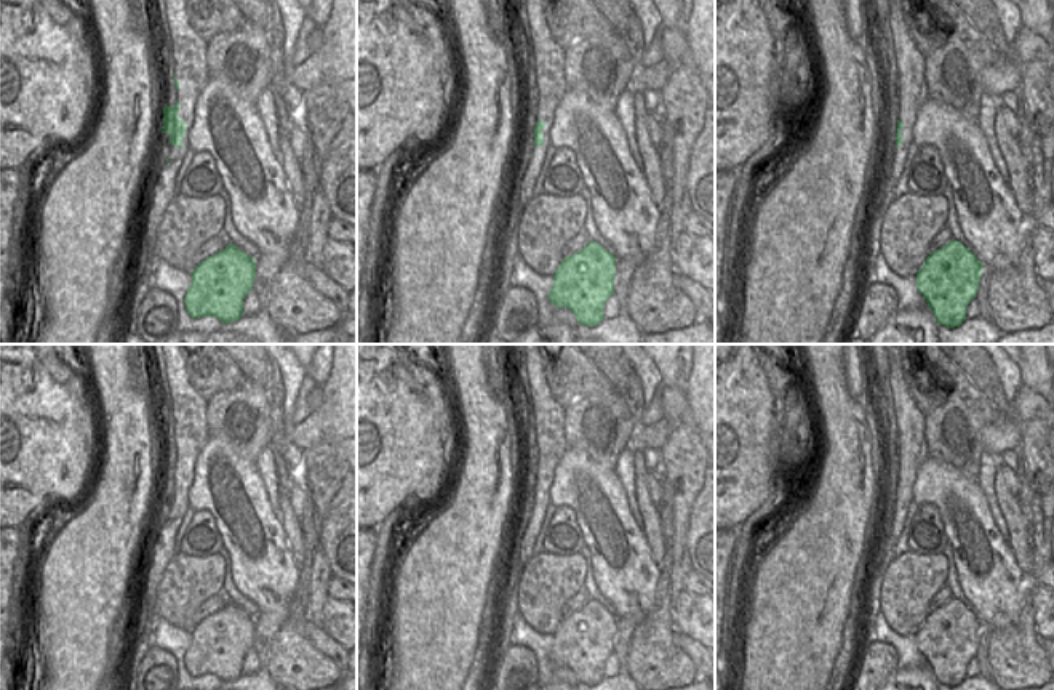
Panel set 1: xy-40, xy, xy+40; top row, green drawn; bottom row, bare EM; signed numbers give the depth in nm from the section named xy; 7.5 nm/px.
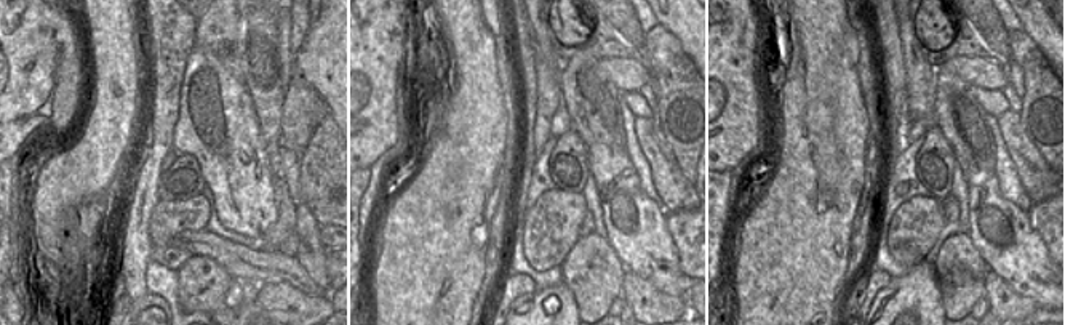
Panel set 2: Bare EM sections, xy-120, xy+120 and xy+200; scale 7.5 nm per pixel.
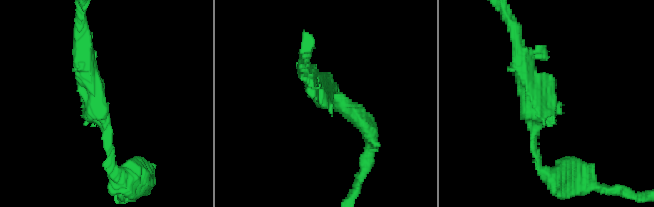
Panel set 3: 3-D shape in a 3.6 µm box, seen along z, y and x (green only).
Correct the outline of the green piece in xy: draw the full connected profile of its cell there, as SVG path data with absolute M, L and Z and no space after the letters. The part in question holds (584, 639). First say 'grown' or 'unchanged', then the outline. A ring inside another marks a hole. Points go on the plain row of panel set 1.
unchanged | M589 600L581 610L563 616L549 660L555 666L568 666L579 684L597 685L605 677L605 661L614 653L614 634L614 613Z

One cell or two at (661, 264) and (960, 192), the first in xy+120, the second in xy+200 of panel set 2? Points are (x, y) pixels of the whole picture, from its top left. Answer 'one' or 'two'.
two

